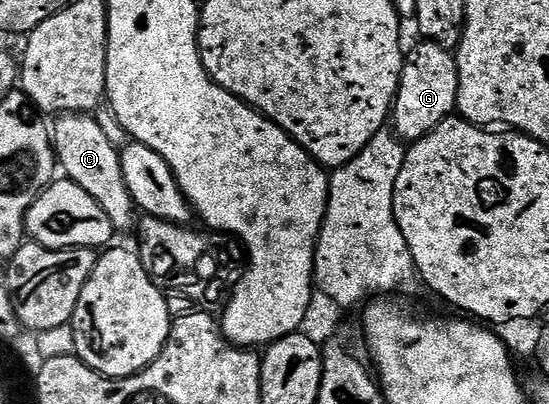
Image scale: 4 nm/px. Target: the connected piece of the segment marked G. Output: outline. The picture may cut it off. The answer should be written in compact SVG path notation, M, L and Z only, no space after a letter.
M422 40L420 44L408 50L391 114L392 132L406 143L426 137L435 127L439 127L439 123L454 116L457 107L459 71L456 56L444 45L433 41Z

